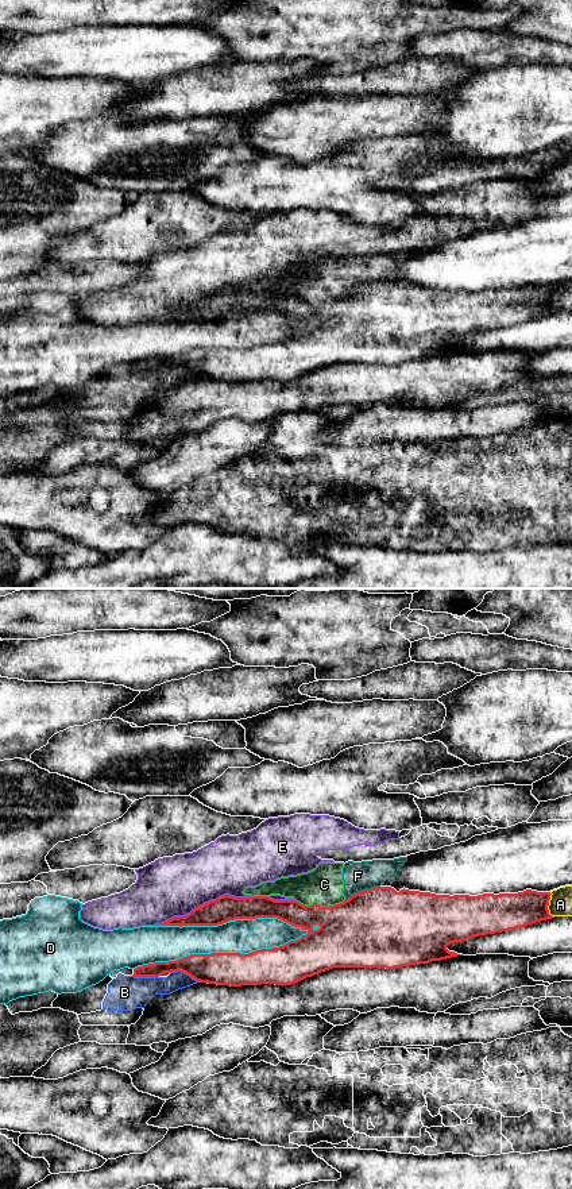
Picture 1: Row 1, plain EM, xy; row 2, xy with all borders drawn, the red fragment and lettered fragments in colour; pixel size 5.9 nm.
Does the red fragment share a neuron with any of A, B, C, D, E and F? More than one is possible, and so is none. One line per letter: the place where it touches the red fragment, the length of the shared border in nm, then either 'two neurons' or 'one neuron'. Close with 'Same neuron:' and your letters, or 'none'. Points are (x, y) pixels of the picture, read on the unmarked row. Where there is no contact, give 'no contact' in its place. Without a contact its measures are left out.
A: meets red in xy at (548, 300); contact 150 nm long; two neurons
B: meets red in xy at (185, 367); contact 190 nm long; two neurons
C: meets red in xy at (319, 300); contact 300 nm long; two neurons
D: meets red in xy at (221, 348); contact 1050 nm long; two neurons
E: meets red in xy at (204, 298); contact 600 nm long; two neurons
F: meets red in xy at (362, 286); contact 220 nm long; two neurons
Same neuron: none

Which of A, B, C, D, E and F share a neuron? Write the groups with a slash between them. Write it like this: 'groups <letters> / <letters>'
groups A / B / C F / D / E

